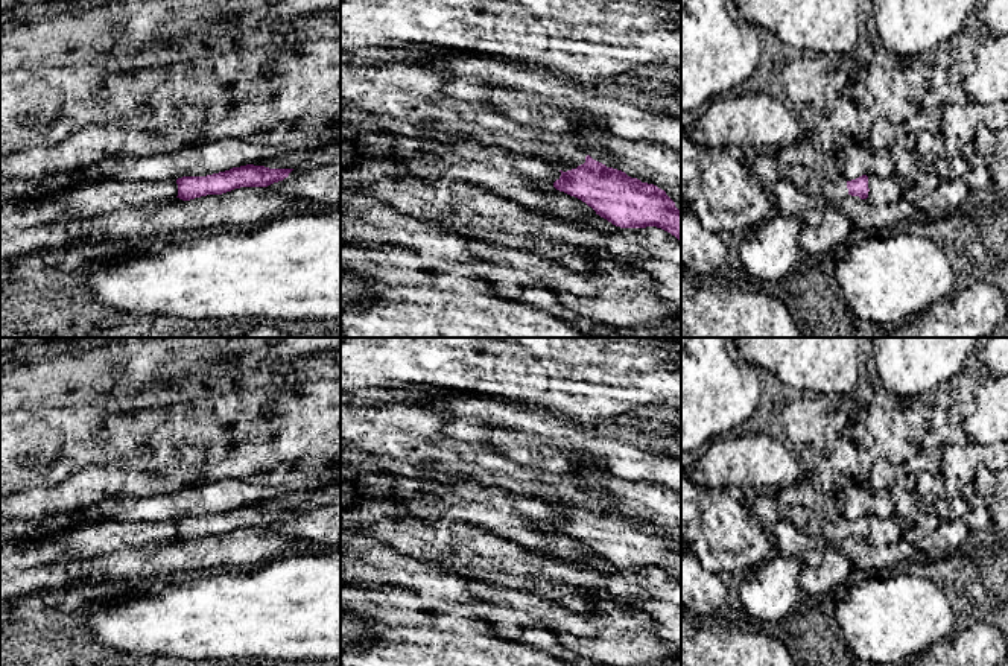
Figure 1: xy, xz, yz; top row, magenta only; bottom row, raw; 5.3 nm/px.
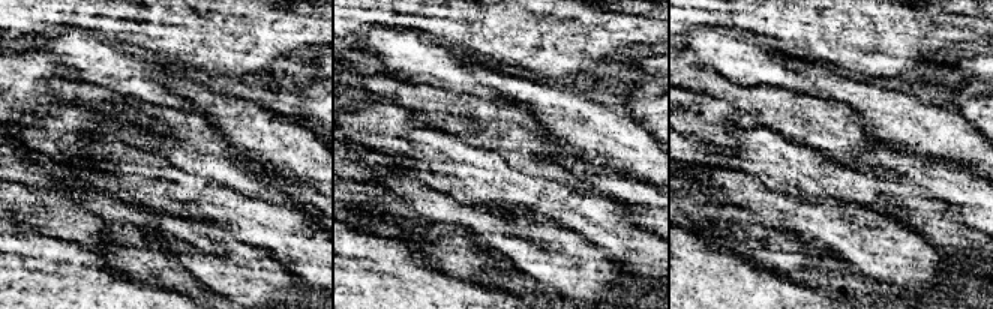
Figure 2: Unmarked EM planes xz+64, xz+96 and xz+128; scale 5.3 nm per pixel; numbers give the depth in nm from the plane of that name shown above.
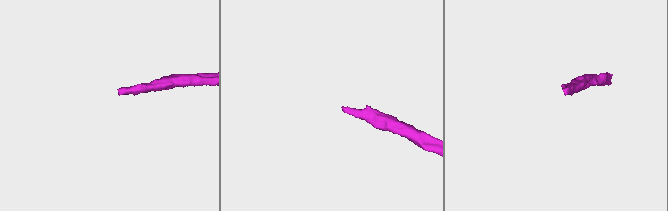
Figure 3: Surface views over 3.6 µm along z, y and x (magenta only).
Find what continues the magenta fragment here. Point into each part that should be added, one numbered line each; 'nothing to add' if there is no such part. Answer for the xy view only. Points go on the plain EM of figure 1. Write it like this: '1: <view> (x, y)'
nothing to add

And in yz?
1: yz (833, 532)

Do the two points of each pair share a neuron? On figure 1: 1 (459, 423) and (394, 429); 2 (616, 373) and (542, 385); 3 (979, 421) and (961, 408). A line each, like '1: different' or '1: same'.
1: different
2: same
3: different

